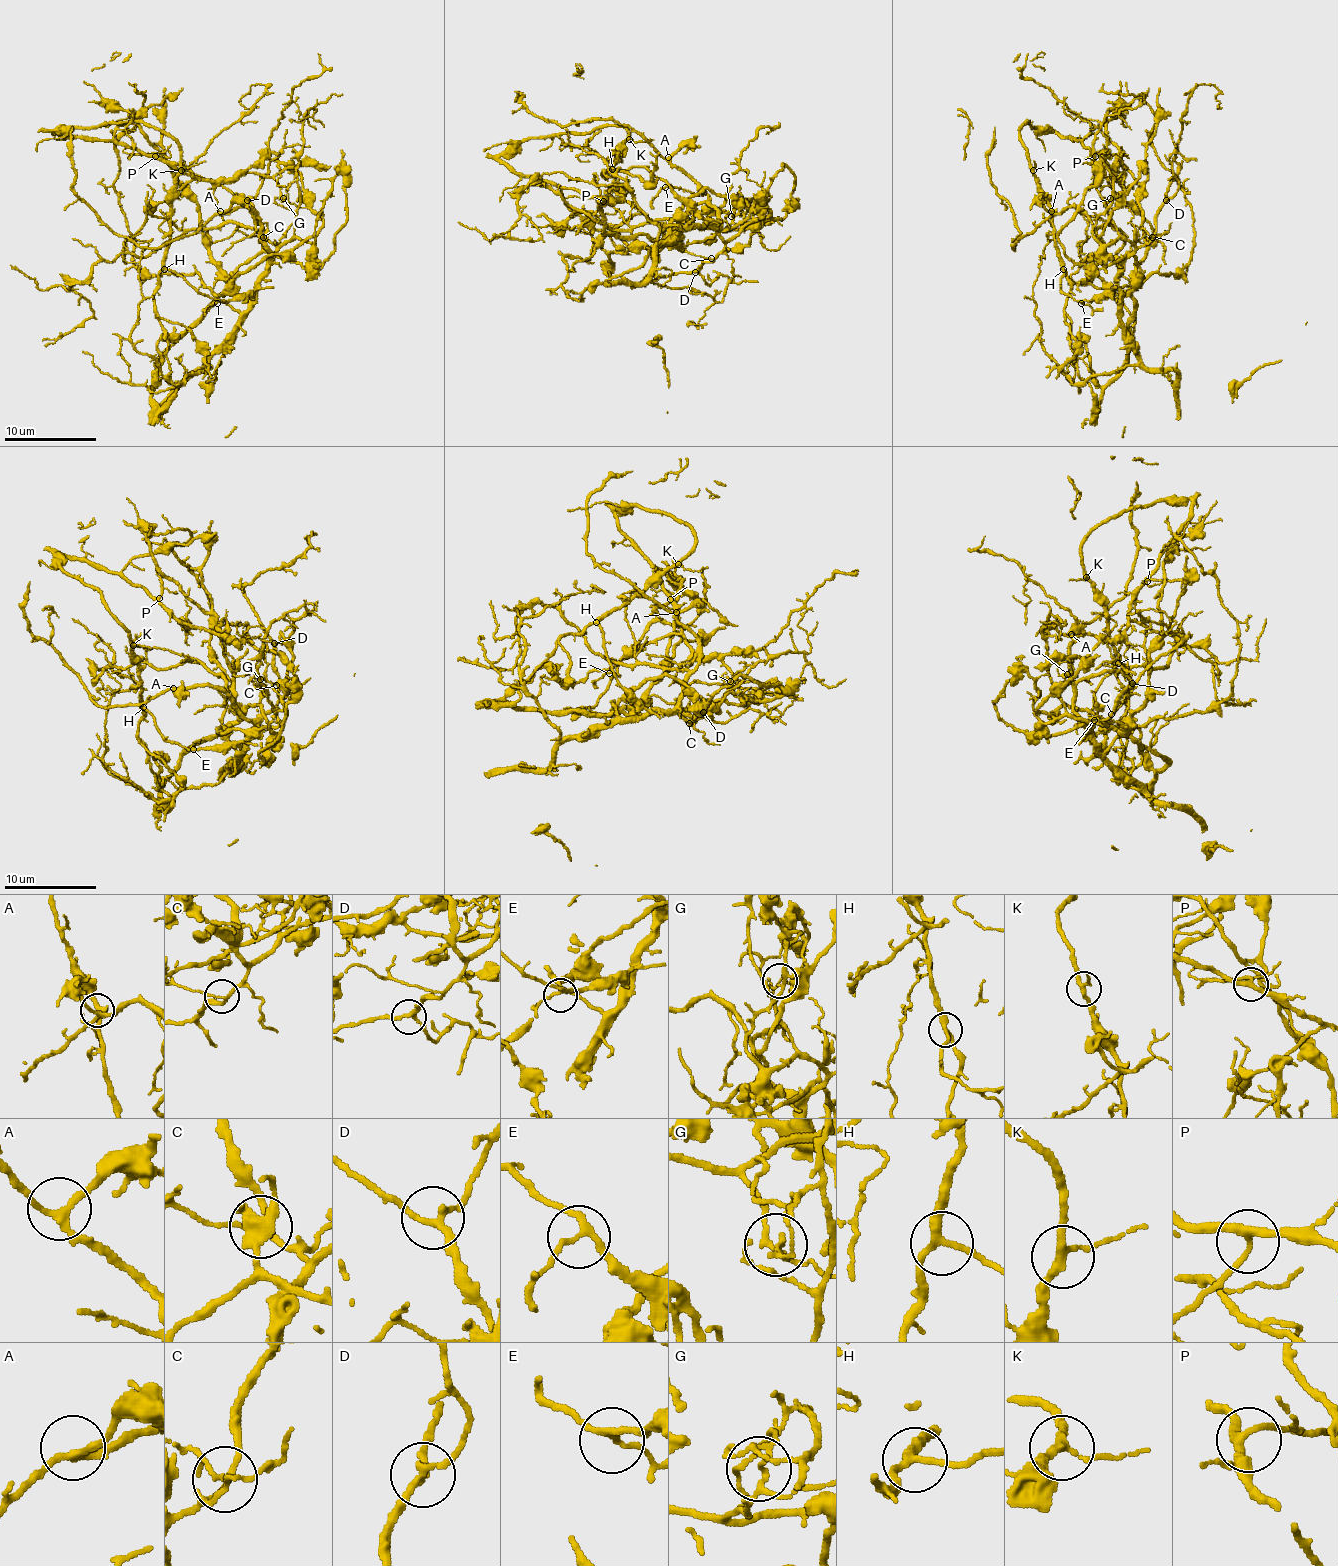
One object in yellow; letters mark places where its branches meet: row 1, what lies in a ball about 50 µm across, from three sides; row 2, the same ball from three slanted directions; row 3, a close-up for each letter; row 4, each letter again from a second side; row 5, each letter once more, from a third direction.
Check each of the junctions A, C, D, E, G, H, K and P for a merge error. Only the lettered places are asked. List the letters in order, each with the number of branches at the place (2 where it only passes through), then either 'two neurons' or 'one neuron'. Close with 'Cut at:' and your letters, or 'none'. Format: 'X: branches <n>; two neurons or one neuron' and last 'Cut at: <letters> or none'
A: branches 3; one neuron
C: branches 3; one neuron
D: branches 3; one neuron
E: branches 3; one neuron
G: branches 3; two neurons
H: branches 3; one neuron
K: branches 3; one neuron
P: branches 3; one neuron
Cut at: G

